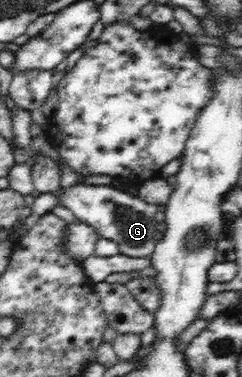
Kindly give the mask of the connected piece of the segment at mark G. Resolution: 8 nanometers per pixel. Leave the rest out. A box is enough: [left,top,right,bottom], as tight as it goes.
[22,184,163,257]

